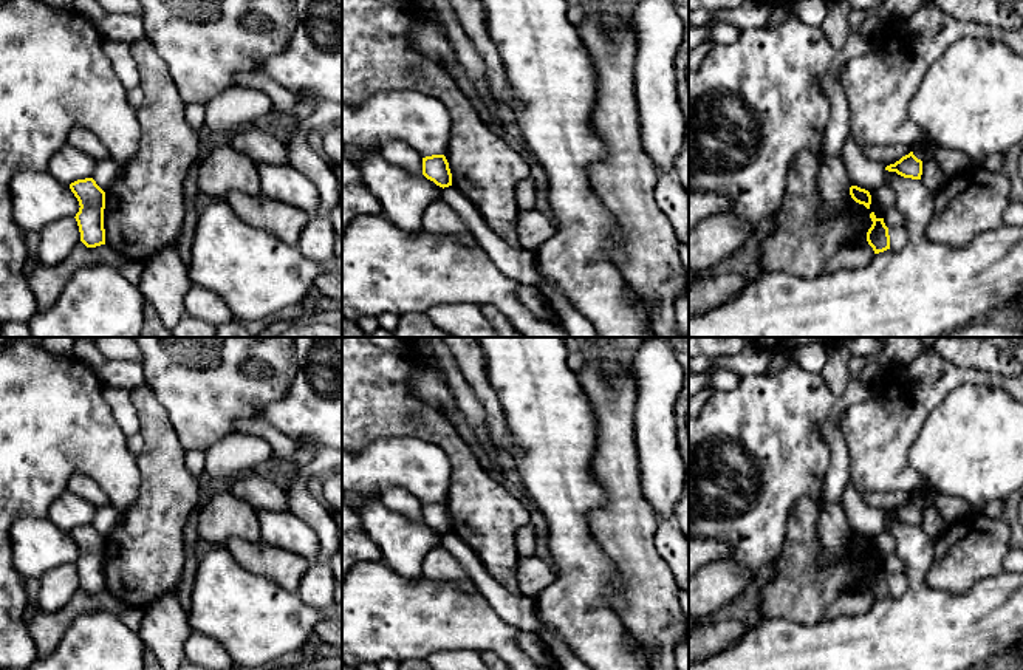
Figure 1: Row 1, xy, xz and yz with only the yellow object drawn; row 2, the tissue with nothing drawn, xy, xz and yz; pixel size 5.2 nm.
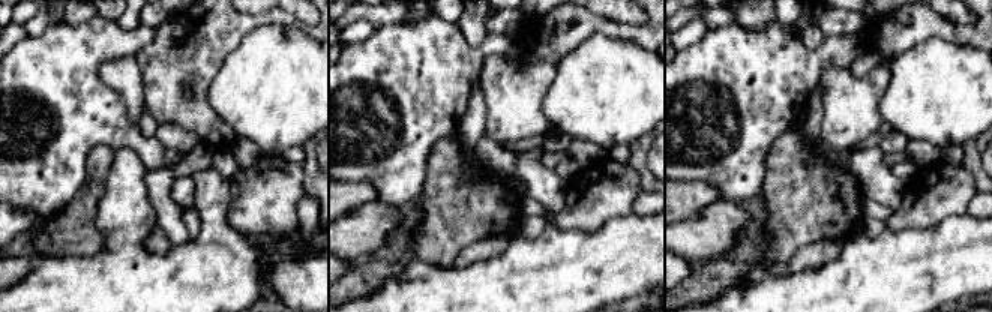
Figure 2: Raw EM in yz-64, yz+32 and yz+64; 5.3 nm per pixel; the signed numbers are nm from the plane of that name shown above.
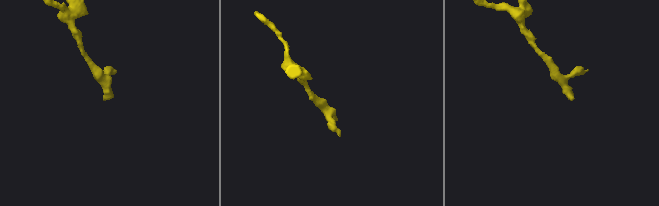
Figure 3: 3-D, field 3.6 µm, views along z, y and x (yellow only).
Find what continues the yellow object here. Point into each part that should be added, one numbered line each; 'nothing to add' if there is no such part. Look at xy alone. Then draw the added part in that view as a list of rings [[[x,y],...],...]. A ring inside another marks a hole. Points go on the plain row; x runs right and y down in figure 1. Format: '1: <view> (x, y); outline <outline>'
nothing to add

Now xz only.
nothing to add

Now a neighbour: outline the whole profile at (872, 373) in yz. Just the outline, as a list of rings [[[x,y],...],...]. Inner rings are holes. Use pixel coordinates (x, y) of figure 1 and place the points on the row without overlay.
[[[871,362],[854,379],[865,385],[874,385],[884,376],[884,371],[884,365]]]

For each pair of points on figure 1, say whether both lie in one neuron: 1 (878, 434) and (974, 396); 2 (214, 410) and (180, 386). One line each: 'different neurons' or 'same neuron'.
1: different neurons
2: same neuron

